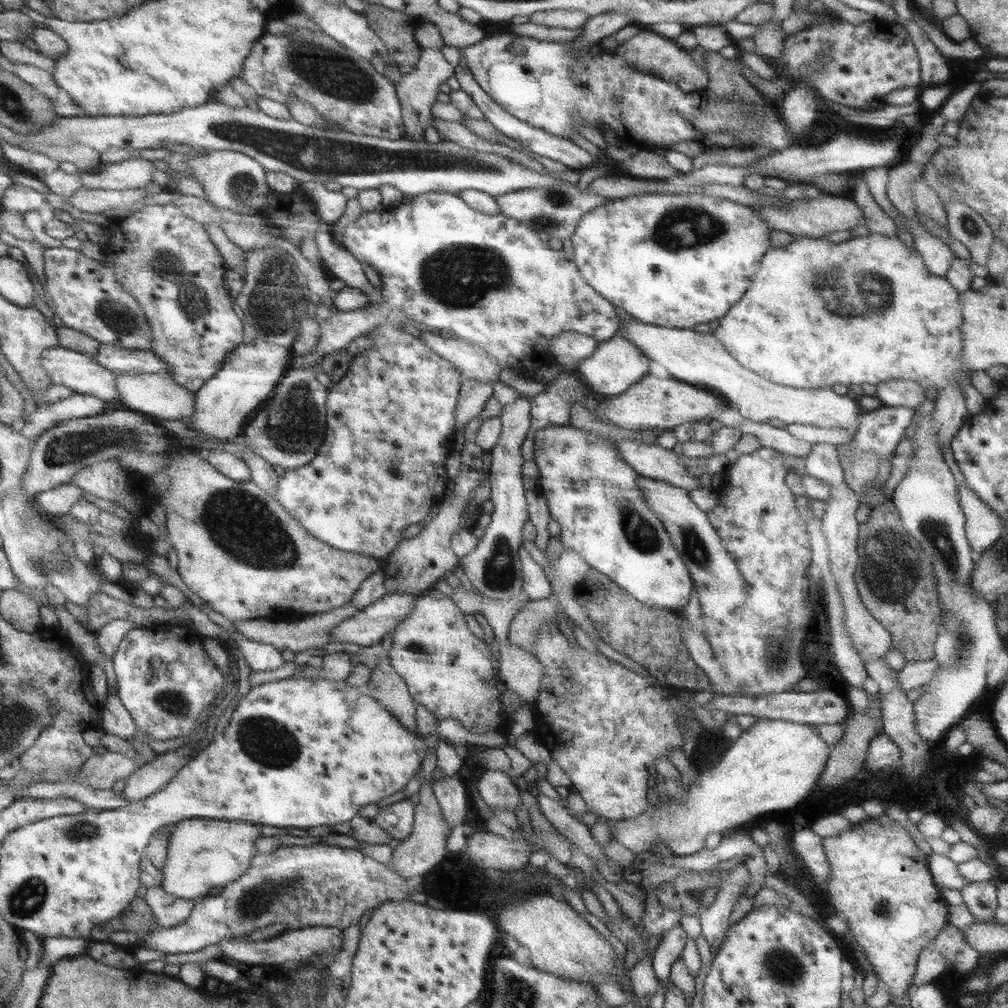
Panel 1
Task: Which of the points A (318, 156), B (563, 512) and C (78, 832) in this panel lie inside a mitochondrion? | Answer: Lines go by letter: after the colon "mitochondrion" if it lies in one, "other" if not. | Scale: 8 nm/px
A: mitochondrion
B: other
C: mitochondrion

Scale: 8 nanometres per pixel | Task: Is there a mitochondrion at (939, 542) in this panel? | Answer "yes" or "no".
yes

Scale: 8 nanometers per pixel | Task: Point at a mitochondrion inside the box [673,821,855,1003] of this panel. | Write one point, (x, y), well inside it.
(784, 968)

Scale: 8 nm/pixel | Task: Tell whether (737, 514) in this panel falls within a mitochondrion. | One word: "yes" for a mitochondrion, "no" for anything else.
no

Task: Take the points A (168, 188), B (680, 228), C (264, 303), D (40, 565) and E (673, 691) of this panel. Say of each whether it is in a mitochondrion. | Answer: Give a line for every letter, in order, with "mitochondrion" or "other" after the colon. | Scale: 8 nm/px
A: other
B: mitochondrion
C: mitochondrion
D: mitochondrion
E: other

